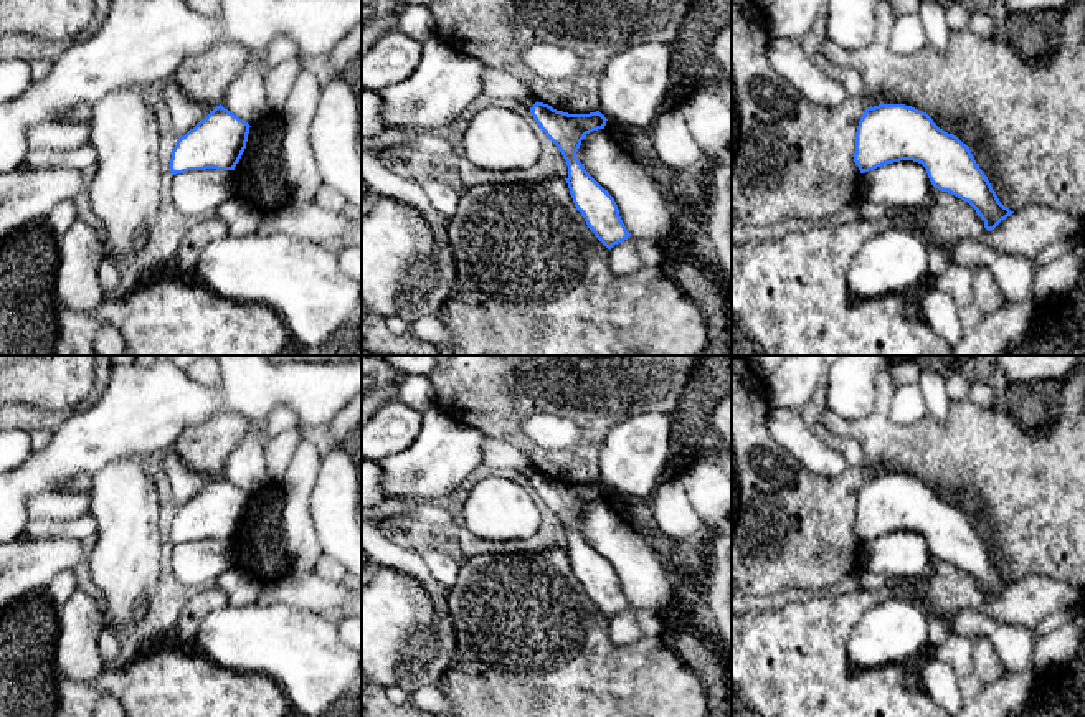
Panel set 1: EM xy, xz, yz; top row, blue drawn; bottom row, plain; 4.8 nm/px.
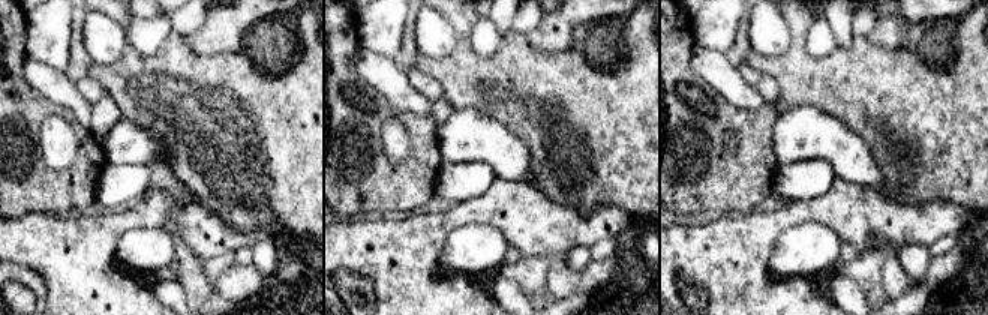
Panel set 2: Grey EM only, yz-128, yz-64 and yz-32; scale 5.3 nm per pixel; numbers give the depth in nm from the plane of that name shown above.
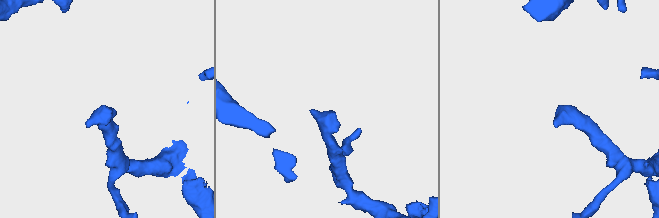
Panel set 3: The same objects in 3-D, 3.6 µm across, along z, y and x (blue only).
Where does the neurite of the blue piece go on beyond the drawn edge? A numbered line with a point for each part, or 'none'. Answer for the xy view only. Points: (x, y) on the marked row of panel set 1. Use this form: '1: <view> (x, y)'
none

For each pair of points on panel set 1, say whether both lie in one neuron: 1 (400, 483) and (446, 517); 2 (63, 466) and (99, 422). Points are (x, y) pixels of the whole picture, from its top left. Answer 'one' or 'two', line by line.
1: two
2: one

